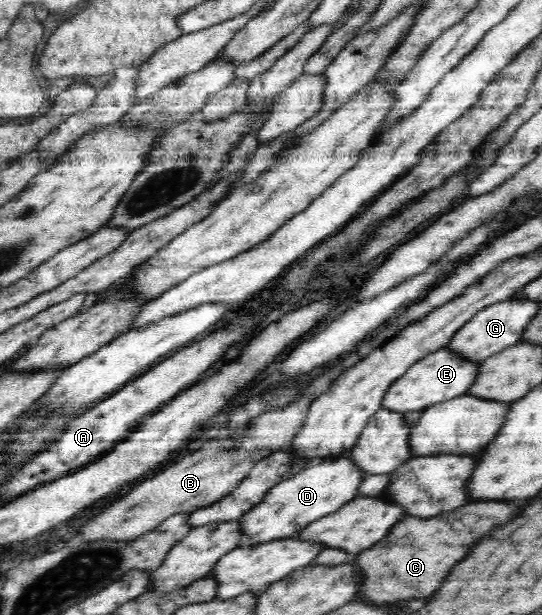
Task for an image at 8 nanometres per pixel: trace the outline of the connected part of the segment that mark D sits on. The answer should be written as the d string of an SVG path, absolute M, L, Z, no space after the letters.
M348 455L336 456L336 459L316 459L296 475L280 480L276 487L269 489L260 503L239 517L237 523L242 543L259 545L276 539L296 538L301 528L312 523L312 520L335 512L358 497L357 492L364 477L366 474L353 465Z

